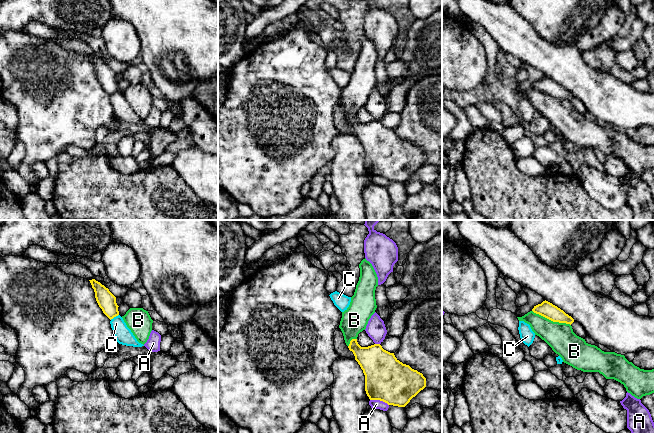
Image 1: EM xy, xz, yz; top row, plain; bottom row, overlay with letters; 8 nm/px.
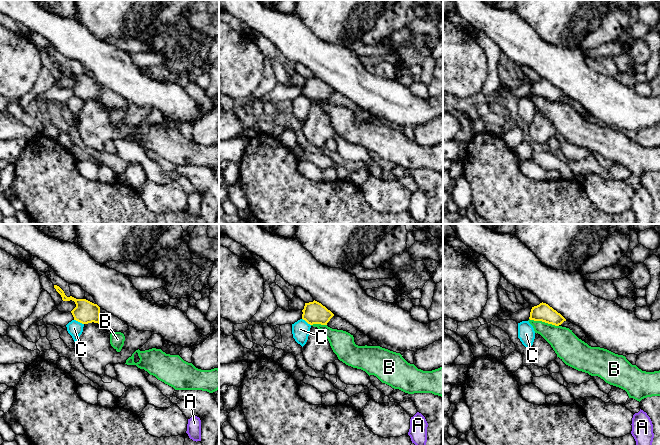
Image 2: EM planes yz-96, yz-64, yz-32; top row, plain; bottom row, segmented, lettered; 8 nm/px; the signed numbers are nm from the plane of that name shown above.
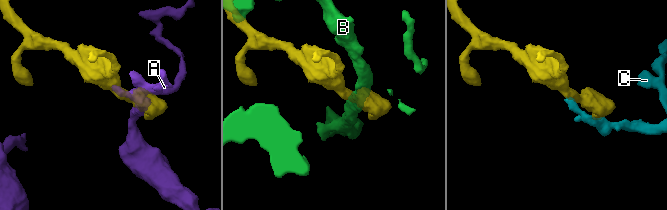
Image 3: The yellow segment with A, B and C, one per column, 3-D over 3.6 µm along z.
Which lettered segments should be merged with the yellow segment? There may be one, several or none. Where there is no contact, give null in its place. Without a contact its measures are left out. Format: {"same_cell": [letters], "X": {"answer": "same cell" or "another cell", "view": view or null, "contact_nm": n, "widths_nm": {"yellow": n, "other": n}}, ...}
{"same_cell": [], "A": {"answer": "another cell", "view": "xz", "contact_nm": 160, "widths_nm": {"yellow": 360, "other": 80}}, "B": {"answer": "another cell", "view": "yz", "contact_nm": 340, "widths_nm": {"yellow": 130, "other": 220}}, "C": {"answer": "another cell", "view": "xy", "contact_nm": 80, "widths_nm": {"yellow": 150, "other": 140}}}

